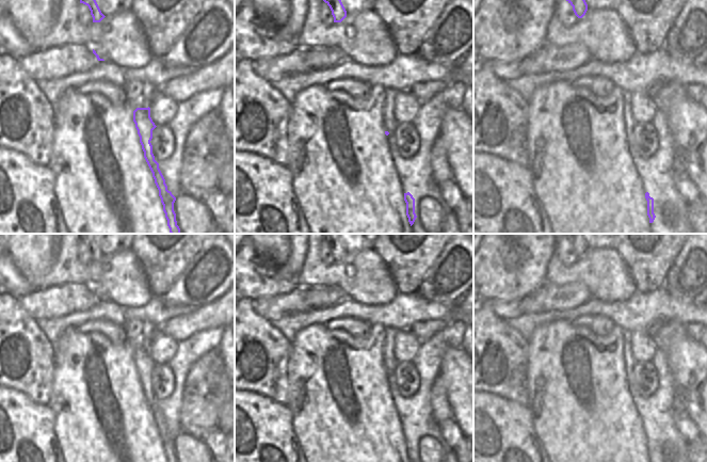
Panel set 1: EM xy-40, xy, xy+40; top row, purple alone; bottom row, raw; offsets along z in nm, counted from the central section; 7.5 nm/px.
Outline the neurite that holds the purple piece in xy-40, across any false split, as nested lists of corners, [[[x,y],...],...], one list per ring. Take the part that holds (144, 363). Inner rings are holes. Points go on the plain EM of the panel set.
[[[136,347],[133,350],[133,361],[140,376],[140,382],[144,391],[144,397],[152,412],[155,423],[159,429],[159,435],[163,444],[163,450],[167,462],[177,462],[176,452],[174,450],[174,442],[176,436],[167,429],[165,418],[159,408],[159,402],[155,399],[152,393],[152,369],[157,366],[150,356],[150,347]]]

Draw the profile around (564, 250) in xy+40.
[[[559,238],[556,242],[556,253],[558,254],[560,260],[565,266],[572,266],[579,258],[574,250],[573,245],[565,238]]]

